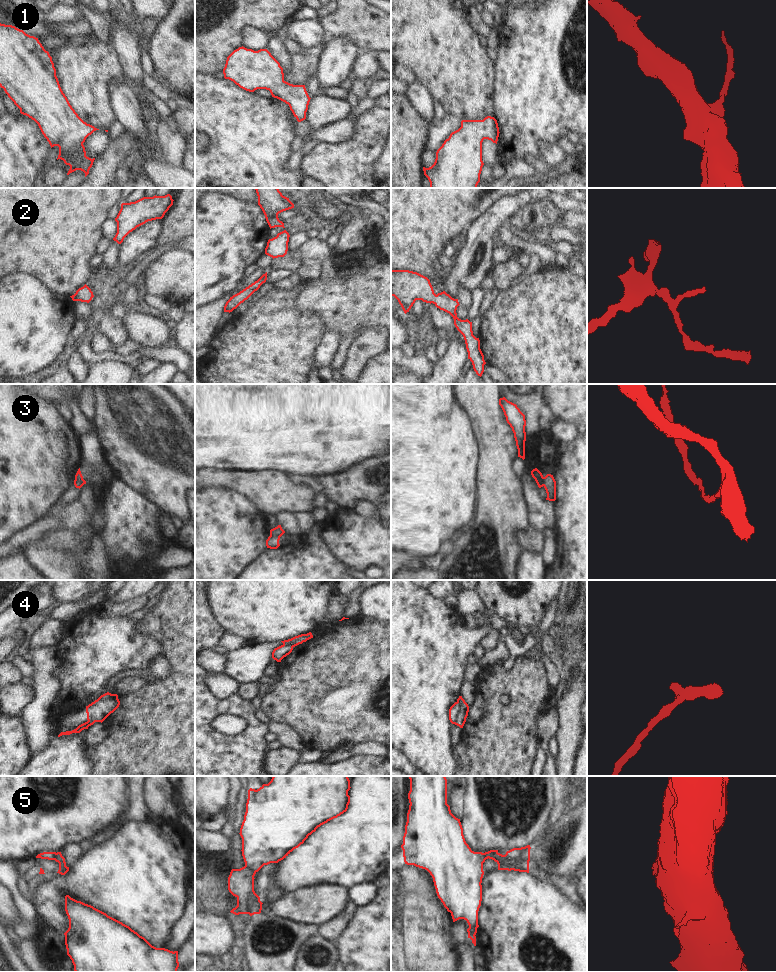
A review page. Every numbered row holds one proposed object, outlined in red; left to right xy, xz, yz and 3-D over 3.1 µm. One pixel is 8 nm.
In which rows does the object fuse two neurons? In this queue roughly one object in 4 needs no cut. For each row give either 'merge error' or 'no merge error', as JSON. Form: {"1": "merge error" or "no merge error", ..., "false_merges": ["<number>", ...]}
{"1": "no merge error", "2": "no merge error", "3": "merge error", "4": "merge error", "5": "merge error", "false_merges": ["3", "4", "5"]}

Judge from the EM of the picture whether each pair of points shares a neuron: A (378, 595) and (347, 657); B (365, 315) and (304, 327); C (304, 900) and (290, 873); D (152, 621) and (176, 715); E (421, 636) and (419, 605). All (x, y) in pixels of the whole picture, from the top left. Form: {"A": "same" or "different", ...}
{"A": "different", "B": "different", "C": "different", "D": "same", "E": "same"}

